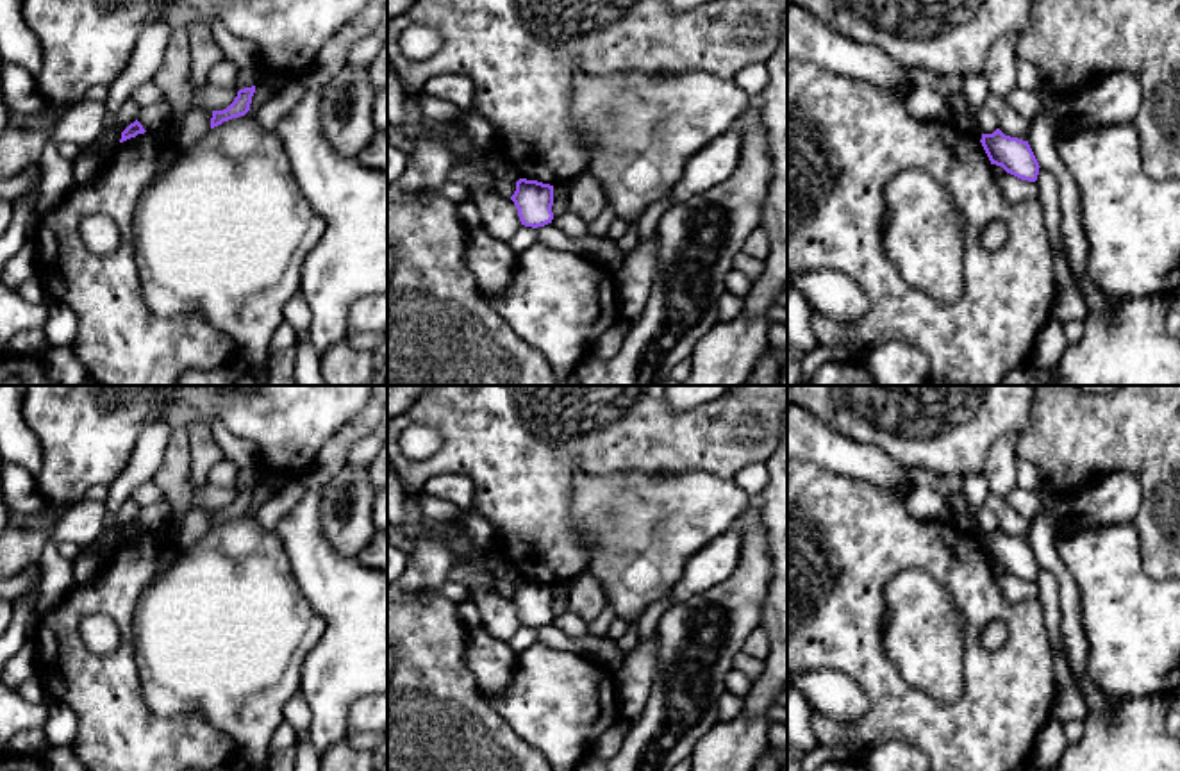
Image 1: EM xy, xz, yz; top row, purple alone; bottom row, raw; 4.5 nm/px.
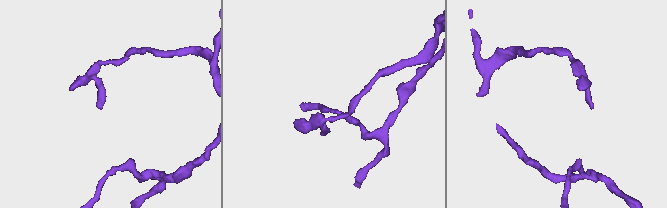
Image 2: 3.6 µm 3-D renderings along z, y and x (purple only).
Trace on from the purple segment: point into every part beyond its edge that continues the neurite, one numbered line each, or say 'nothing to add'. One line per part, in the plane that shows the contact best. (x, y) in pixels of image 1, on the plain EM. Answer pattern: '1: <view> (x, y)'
nothing to add

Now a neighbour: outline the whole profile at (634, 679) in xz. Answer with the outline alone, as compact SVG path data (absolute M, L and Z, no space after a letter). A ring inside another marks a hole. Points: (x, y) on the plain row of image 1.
M659 634L627 653L623 666L614 671L618 712L621 717L639 717L659 673Z

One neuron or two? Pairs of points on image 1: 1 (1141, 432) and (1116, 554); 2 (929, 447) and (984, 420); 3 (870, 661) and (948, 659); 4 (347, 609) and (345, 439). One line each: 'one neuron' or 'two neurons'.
1: two neurons
2: one neuron
3: two neurons
4: one neuron

